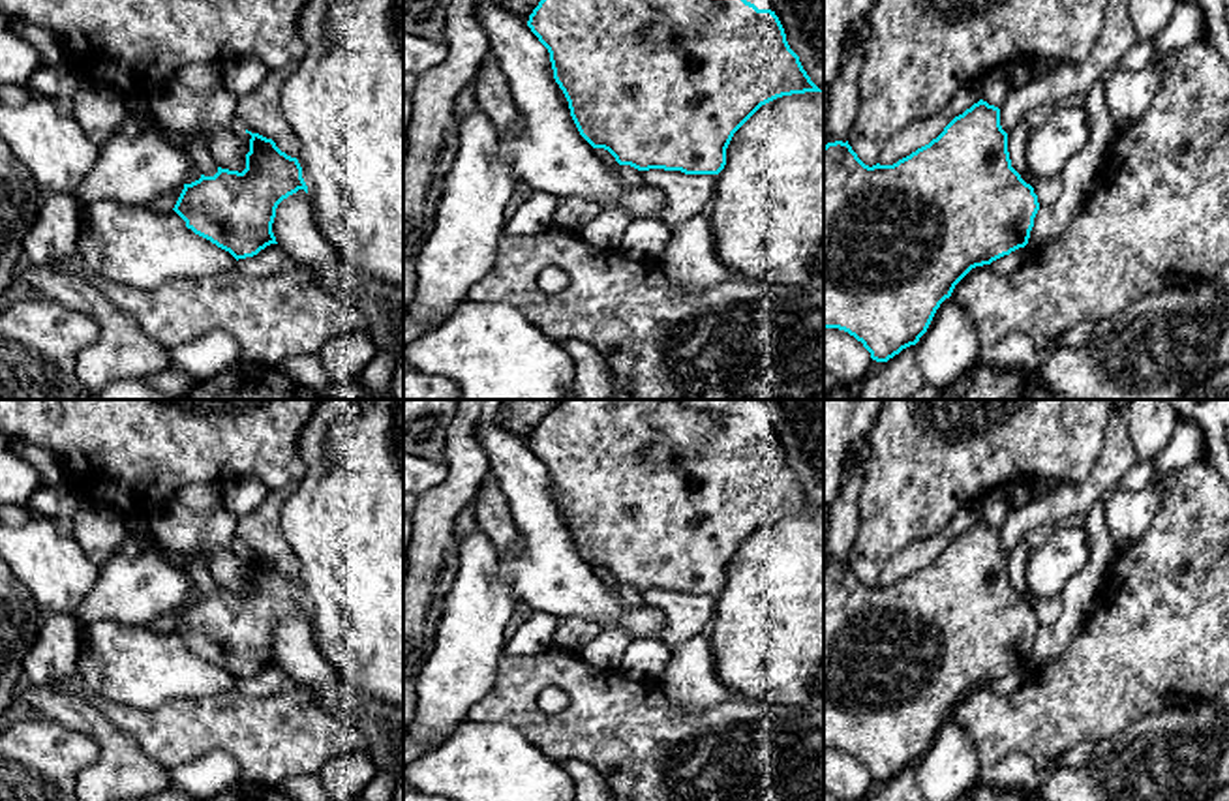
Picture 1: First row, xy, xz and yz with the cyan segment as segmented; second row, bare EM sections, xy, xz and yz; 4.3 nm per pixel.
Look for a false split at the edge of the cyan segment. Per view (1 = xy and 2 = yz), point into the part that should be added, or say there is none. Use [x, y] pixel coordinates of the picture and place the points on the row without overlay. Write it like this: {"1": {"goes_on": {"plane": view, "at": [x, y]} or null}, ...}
{"1": {"goes_on": null}, "2": {"goes_on": null}}

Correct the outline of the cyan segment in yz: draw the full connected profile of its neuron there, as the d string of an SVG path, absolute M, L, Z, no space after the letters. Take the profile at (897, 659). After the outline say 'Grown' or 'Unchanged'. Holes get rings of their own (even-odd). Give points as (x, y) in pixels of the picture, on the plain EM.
M979 520L929 565L893 585L865 585L842 561L824 567L824 748L854 756L876 782L916 765L940 724L976 687L1024 668L1039 630L1034 608L1011 587L1000 529Z. Unchanged

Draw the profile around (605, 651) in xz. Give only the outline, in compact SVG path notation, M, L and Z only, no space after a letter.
M604 628L578 655L597 672L615 670L630 642L623 628Z

